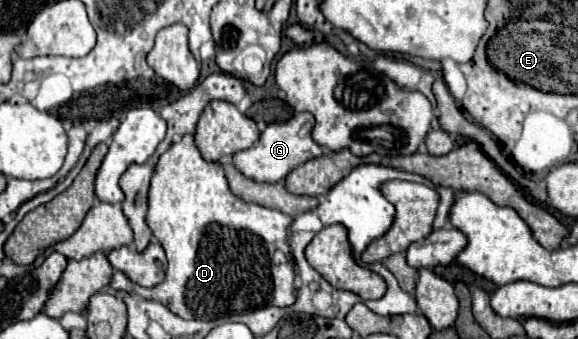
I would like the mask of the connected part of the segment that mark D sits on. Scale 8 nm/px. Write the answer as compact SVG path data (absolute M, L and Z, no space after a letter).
M185 135L179 143L173 143L157 161L151 189L149 189L149 211L147 225L153 237L161 243L167 253L167 277L163 283L145 289L129 281L121 271L113 271L109 287L115 291L125 291L139 295L143 299L153 299L169 307L175 315L183 319L221 319L237 313L247 313L249 309L261 309L269 305L289 307L295 301L295 263L291 259L287 235L293 217L267 209L255 203L245 203L235 197L223 175L223 165L205 161L195 147L193 135Z

